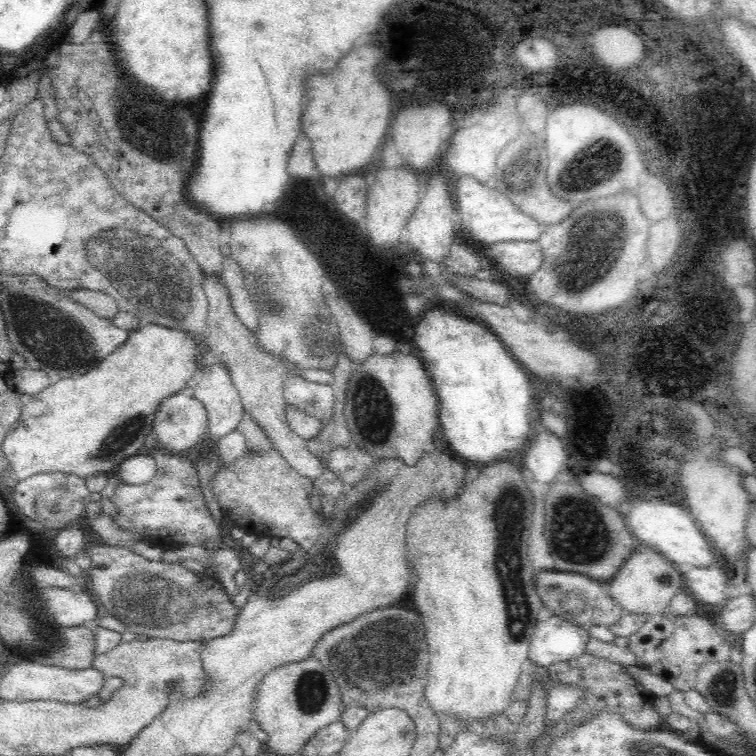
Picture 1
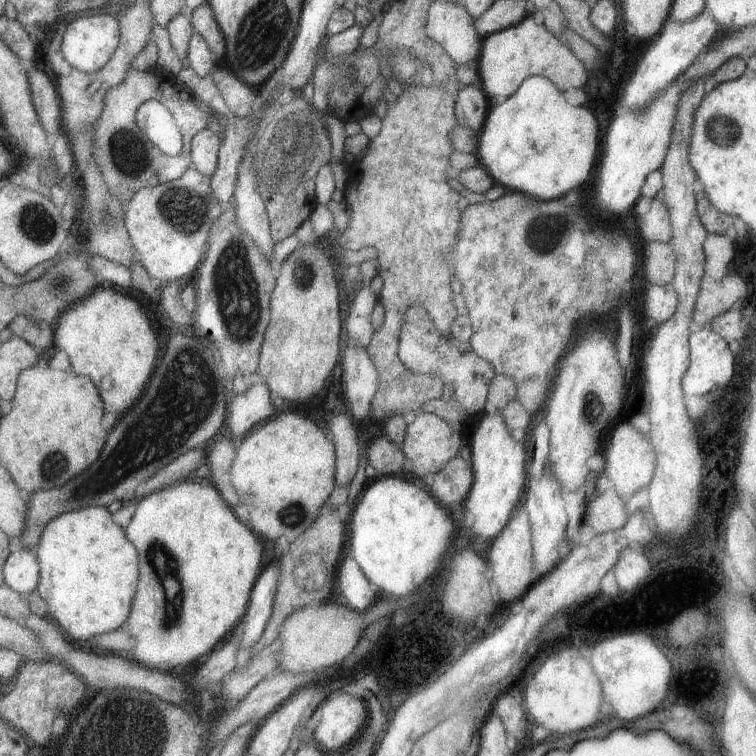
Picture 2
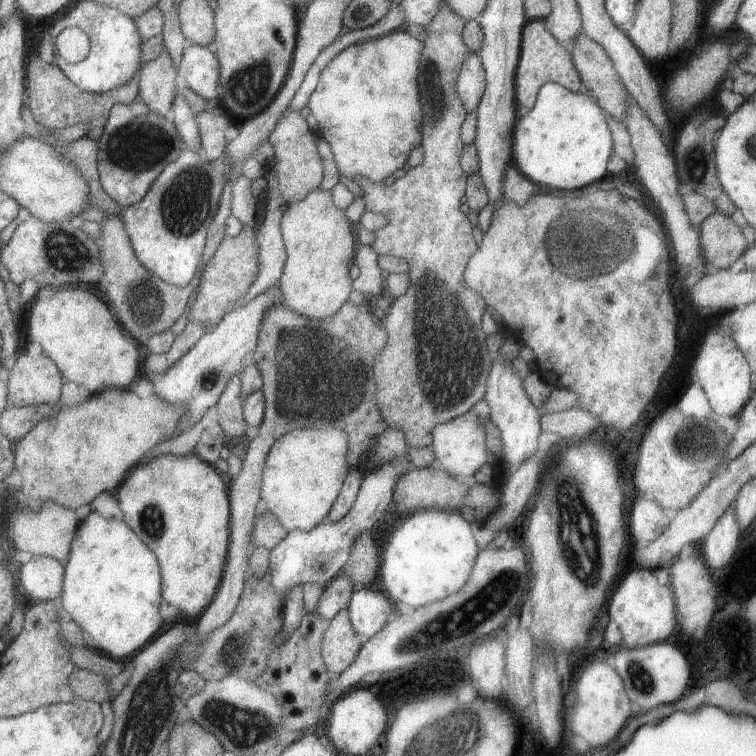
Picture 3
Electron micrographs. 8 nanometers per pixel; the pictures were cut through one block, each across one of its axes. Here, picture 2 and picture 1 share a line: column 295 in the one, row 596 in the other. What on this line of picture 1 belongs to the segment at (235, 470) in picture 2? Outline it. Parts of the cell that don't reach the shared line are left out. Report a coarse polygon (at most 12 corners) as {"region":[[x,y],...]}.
{"region":[[518,460],[408,526],[424,700],[512,704],[540,612]]}

